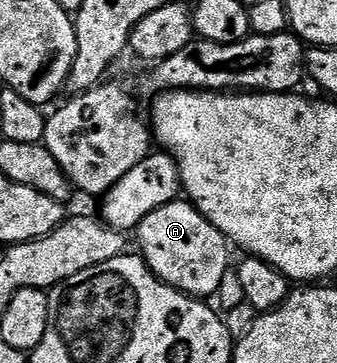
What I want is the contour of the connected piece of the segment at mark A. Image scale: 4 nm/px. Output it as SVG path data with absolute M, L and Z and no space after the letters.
M176 200L149 212L137 228L138 253L147 261L147 267L165 284L191 298L207 300L218 295L221 280L229 269L231 258L227 237L213 228L209 220L187 200Z

